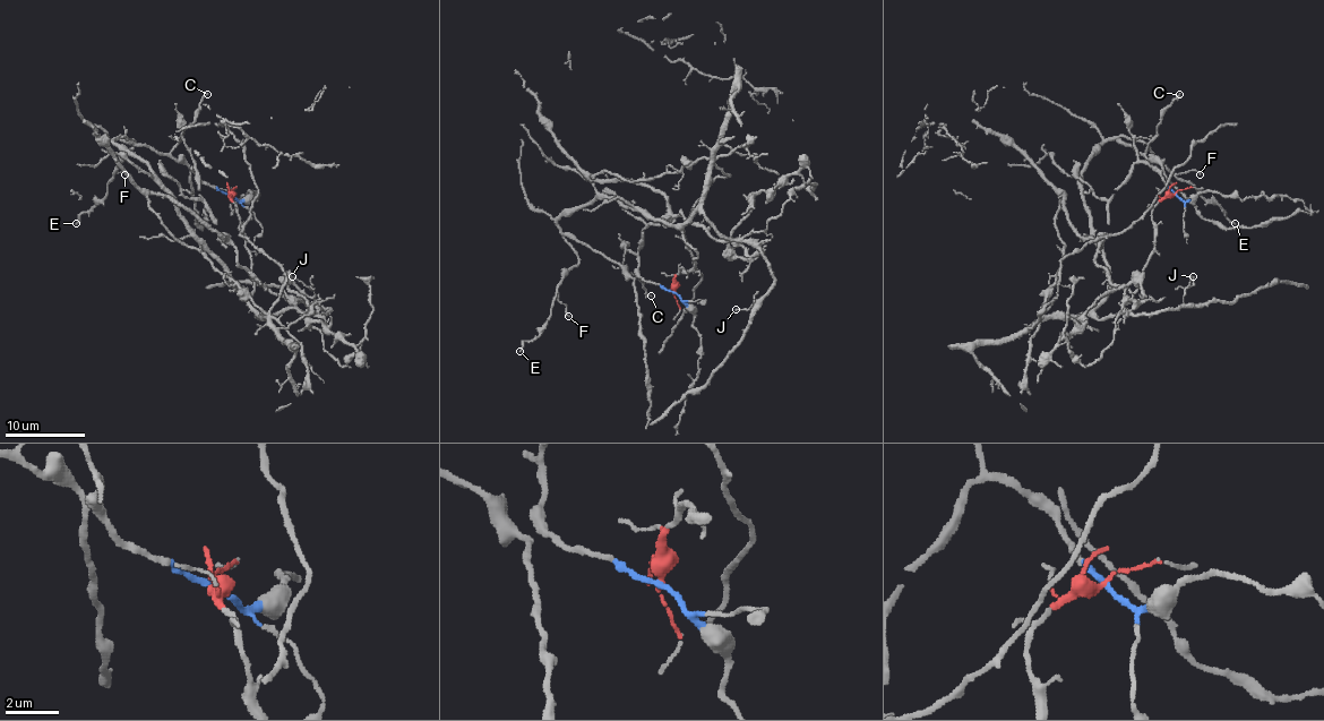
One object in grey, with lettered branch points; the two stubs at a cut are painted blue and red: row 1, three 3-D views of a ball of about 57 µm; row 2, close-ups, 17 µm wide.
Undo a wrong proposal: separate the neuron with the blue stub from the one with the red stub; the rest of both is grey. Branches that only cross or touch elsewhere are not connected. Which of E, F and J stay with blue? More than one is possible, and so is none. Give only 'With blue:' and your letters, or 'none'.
With blue: none

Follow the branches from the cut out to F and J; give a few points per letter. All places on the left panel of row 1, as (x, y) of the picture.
F: (231, 194), (251, 264), (247, 292), (175, 196), (113, 142), (121, 136), (135, 144), (113, 173), (125, 173)
J: (231, 194), (251, 259), (251, 292), (239, 285), (255, 314), (265, 319), (283, 308), (329, 310), (291, 276)

